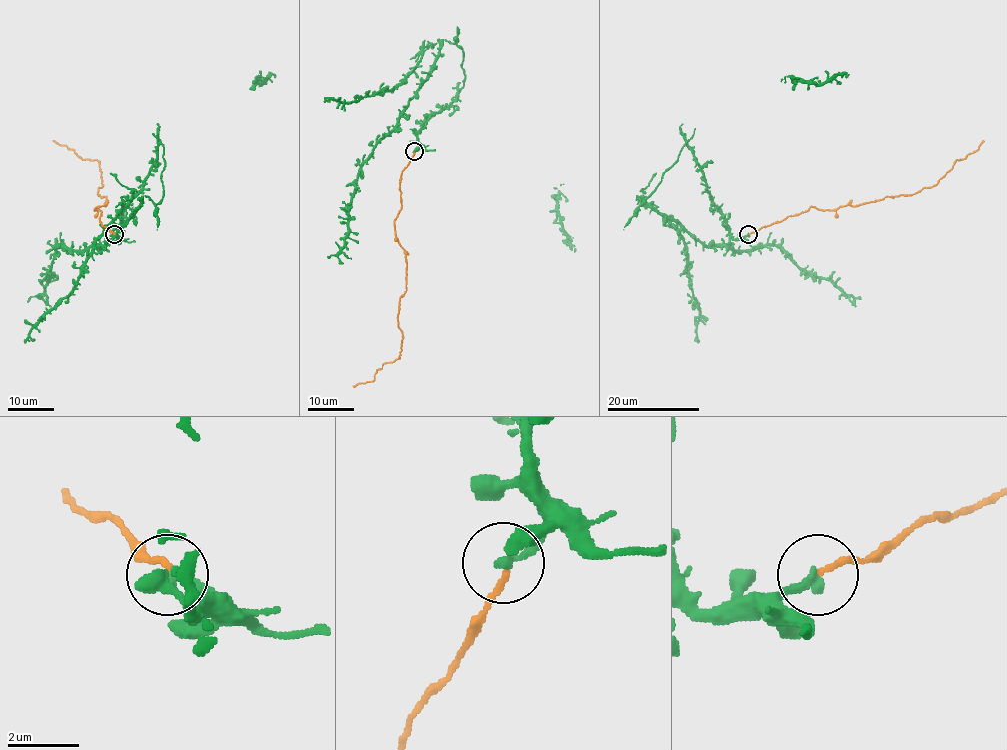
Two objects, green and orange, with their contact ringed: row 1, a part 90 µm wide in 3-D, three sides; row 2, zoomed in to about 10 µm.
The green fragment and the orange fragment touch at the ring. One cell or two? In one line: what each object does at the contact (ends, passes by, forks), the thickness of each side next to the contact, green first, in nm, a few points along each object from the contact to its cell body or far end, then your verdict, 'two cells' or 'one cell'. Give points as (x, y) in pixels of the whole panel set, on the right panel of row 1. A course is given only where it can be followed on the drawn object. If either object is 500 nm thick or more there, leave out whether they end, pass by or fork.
green ends there; orange ends there; 300 nm thick on the green side, 150 nm on the other; green runs (749, 234), (730, 234), (685, 144), (641, 204), (636, 196), (706, 245), (778, 245), (854, 301); orange runs (749, 234), (811, 207), (831, 210), (914, 194), (934, 186), (956, 160), (978, 149), (984, 140); two cells

